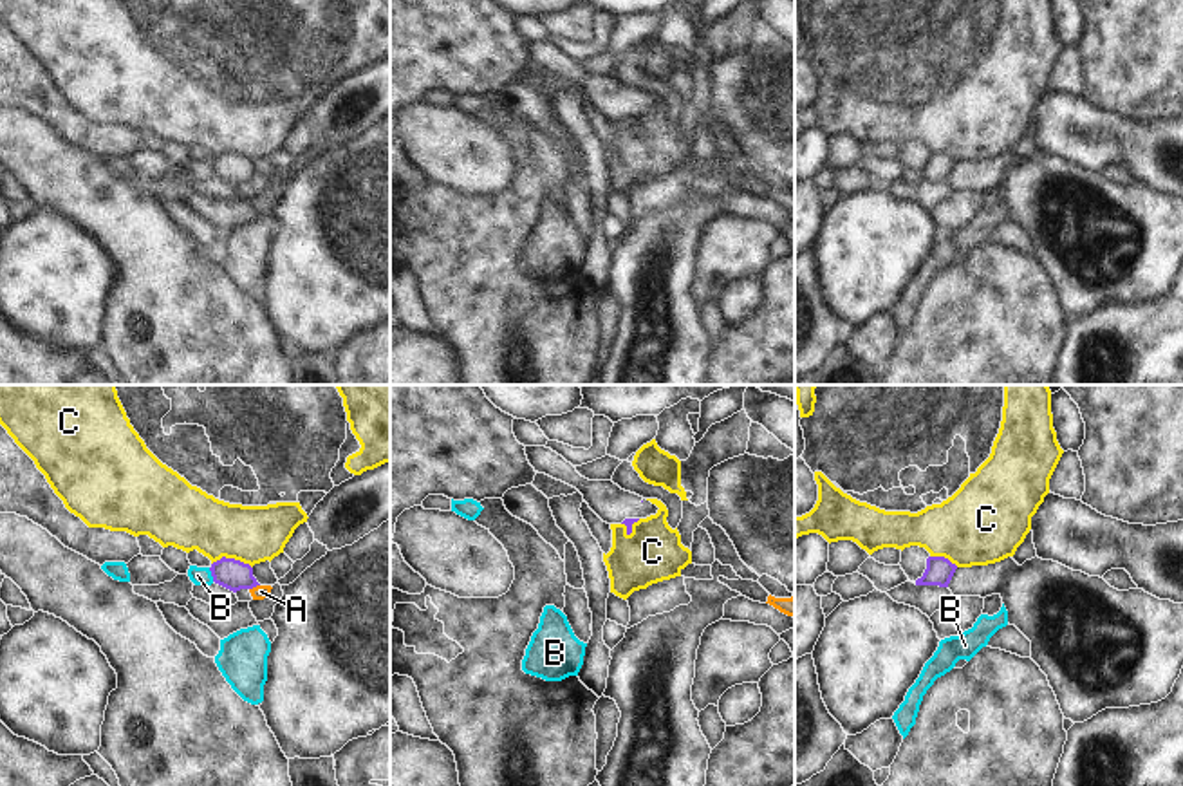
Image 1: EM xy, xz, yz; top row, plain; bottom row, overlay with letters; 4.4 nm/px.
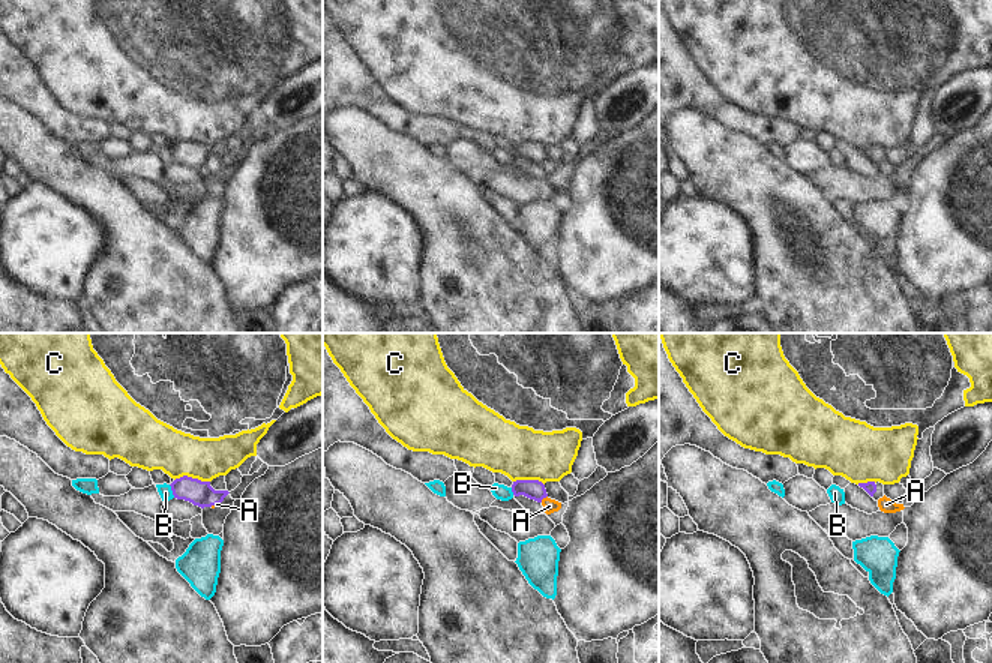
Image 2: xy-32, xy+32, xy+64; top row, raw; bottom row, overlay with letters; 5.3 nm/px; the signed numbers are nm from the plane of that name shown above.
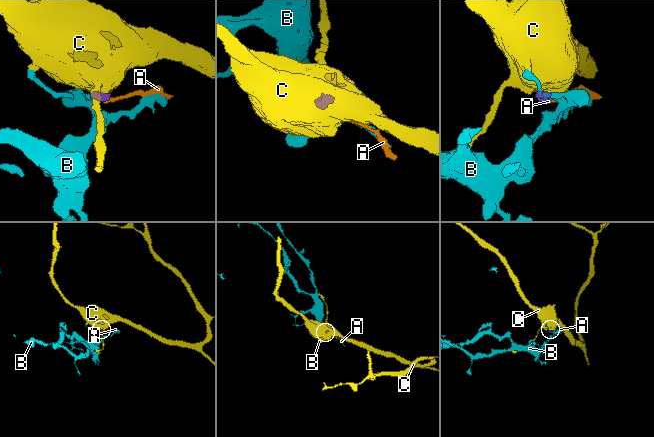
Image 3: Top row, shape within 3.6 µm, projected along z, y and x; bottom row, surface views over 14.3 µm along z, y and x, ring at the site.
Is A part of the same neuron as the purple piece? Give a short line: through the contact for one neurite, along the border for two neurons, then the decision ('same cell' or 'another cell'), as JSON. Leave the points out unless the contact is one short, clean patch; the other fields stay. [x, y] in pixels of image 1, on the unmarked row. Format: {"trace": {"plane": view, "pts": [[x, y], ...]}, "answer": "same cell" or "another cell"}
{"trace": {"plane": "xy", "pts": [[230, 168], [253, 181], [260, 187]]}, "answer": "same cell"}

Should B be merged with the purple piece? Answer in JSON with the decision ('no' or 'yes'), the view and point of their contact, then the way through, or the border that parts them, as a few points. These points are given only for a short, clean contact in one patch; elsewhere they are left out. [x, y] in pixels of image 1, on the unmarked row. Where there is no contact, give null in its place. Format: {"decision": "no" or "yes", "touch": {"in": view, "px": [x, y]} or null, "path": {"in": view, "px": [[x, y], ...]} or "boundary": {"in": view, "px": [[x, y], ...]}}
{"decision": "no", "touch": {"in": "xy", "px": [212, 170]}, "boundary": {"in": "xy", "px": [[208, 163], [214, 176]]}}

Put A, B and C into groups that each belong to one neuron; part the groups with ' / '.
A / B / C

